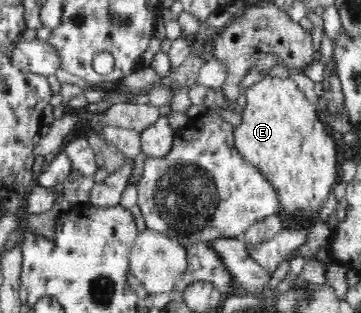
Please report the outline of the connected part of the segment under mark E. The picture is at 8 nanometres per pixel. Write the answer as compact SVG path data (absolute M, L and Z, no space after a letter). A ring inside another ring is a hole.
M264 73L262 79L248 85L245 91L246 103L241 111L240 123L233 127L233 140L240 155L246 162L260 169L261 173L281 193L283 211L280 213L287 220L300 223L320 212L329 197L332 186L338 177L338 159L336 158L335 140L320 115L306 94L298 88L298 83L291 77L272 77Z

